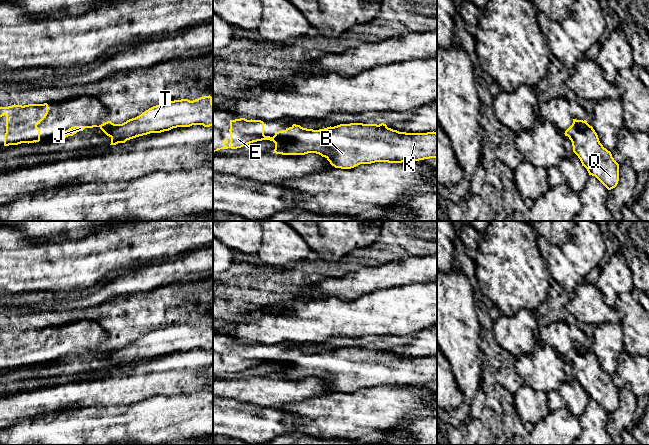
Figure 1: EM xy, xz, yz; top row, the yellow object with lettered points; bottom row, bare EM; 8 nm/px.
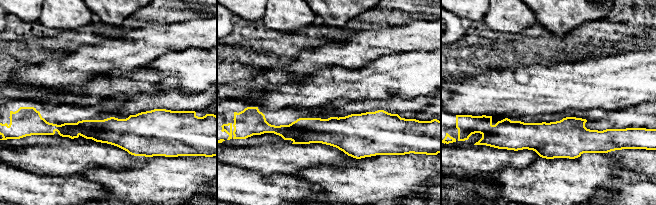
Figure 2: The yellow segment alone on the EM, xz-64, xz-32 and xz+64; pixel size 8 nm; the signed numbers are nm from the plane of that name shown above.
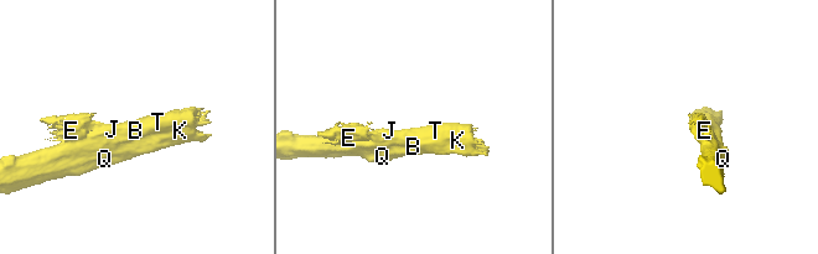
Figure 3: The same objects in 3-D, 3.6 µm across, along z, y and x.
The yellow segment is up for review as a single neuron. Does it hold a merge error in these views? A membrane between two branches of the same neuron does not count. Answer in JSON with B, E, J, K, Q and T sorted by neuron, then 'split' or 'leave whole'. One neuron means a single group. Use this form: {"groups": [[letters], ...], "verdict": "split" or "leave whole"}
{"groups": [["B", "J", "K", "Q", "T"], ["E"]], "verdict": "split"}

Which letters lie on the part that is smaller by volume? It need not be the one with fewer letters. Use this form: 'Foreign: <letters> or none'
Foreign: E

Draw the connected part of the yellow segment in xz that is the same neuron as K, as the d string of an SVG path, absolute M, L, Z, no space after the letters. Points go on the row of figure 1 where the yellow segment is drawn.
M384 123L340 124L319 130L293 124L290 136L281 130L273 137L288 142L281 148L275 144L276 154L316 153L341 169L375 162L402 163L437 158L436 132L399 132Z

